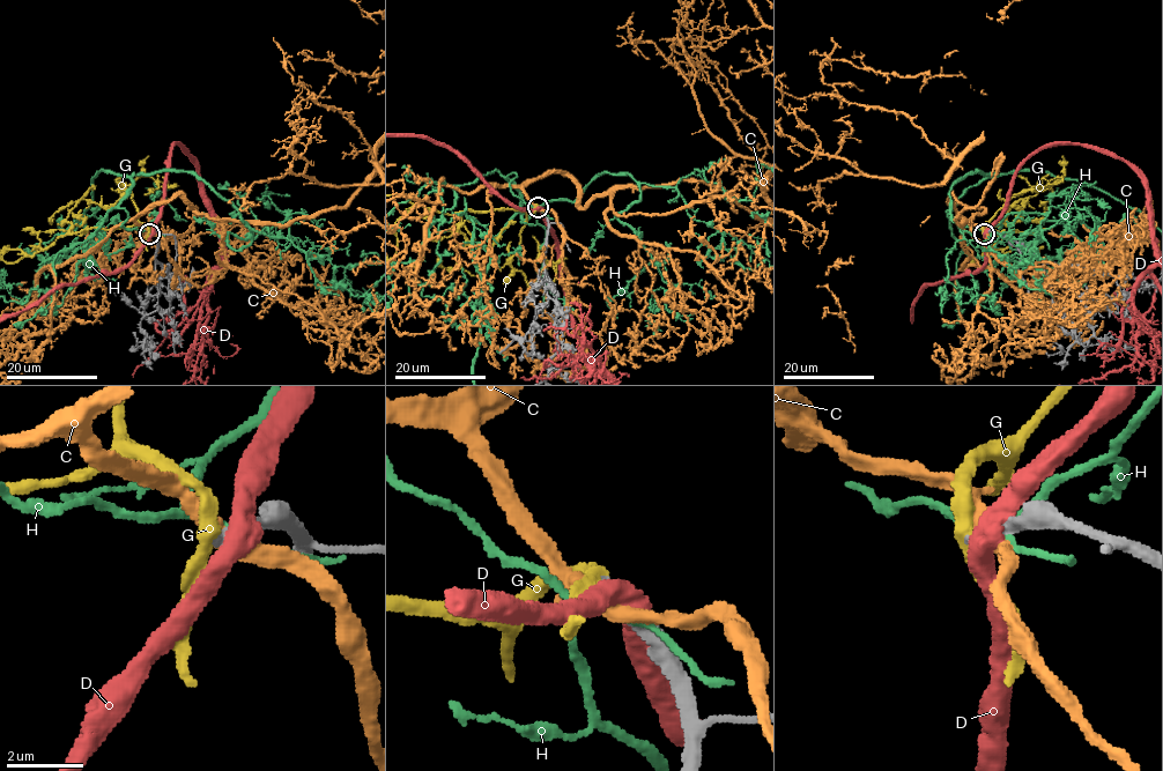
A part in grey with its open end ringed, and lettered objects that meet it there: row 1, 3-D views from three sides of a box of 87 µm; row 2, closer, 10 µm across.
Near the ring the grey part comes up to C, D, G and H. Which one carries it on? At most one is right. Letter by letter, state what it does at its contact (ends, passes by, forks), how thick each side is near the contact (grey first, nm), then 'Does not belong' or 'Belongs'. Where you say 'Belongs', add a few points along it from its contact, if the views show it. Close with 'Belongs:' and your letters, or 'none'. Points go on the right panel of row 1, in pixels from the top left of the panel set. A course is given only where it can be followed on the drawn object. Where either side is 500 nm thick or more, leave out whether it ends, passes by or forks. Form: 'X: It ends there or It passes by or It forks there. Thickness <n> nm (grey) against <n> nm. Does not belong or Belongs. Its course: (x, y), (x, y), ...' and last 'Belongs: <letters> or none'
C: It passes by. Thickness 400 nm (grey) against 440 nm. Does not belong
D: Thickness 440 nm (grey) against 550 nm. Does not belong
G: It passes by. Thickness 320 nm (grey) against 380 nm. Does not belong
H: It passes by. Thickness 440 nm (grey) against 140 nm. Does not belong
Belongs: none

